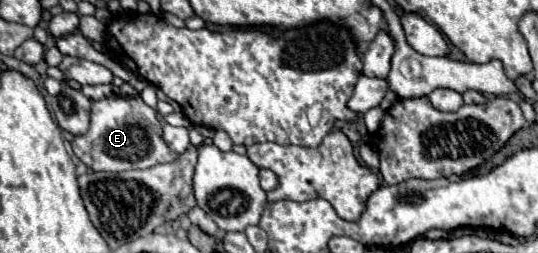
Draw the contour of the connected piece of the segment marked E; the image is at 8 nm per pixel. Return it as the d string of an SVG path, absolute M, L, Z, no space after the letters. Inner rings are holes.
M110 95L98 101L92 101L90 129L84 135L74 137L74 153L94 171L130 171L130 169L148 169L160 163L170 163L178 157L162 141L162 123L158 113L148 107L138 95L120 97Z

